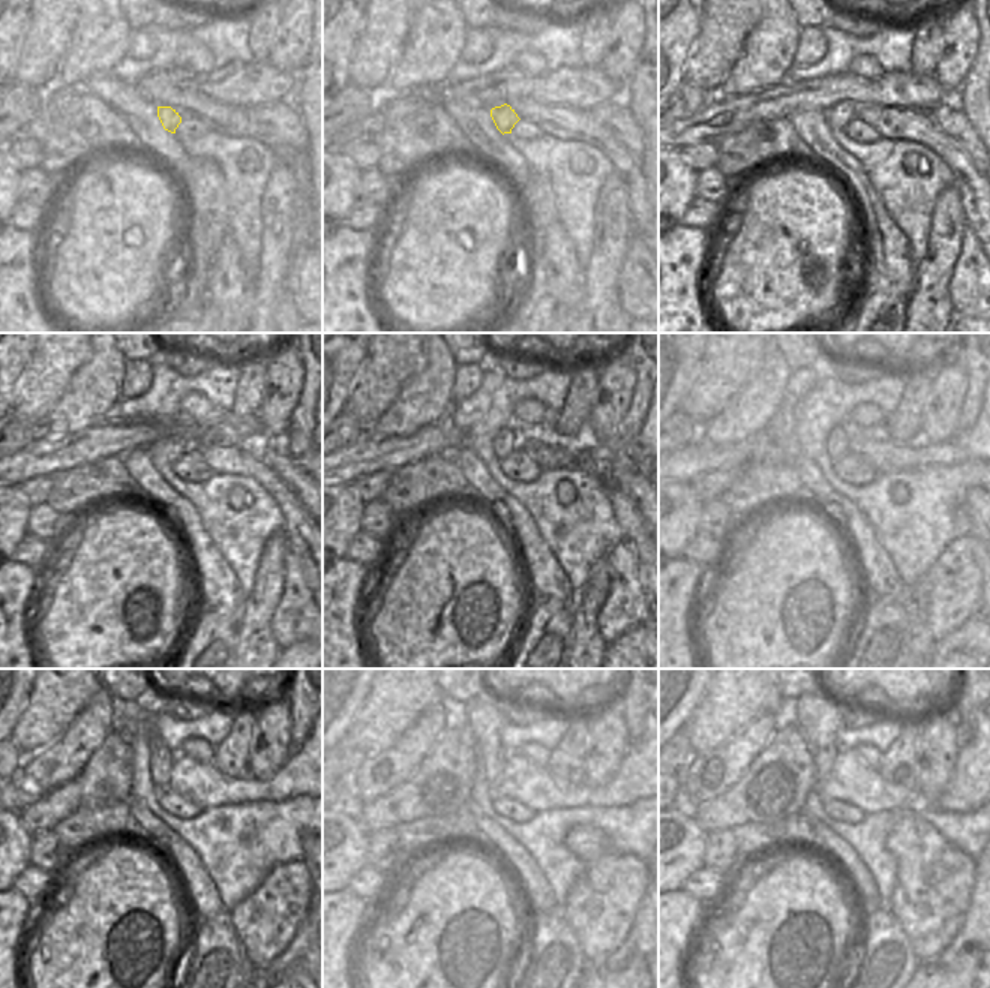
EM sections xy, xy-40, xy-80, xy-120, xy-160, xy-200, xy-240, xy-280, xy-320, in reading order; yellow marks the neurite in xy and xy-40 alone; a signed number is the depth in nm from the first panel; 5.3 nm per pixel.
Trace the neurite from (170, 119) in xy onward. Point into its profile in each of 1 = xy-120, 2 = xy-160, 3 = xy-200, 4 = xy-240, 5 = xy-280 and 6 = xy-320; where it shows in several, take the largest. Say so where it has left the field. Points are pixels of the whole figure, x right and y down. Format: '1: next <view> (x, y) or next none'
1: next xy-120 (173, 449)
2: next xy-160 (507, 440)
3: next xy-200 (837, 440)
4: next xy-240 (161, 759)
5: next xy-280 (483, 718)
6: next xy-320 (818, 718)

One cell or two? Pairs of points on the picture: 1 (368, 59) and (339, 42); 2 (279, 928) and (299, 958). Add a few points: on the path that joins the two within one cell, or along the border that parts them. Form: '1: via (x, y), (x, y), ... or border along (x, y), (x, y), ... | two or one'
1: border along (363, 15), (363, 32), (350, 60), (348, 81) | two
2: border along (306, 915), (293, 940), (266, 967) | two

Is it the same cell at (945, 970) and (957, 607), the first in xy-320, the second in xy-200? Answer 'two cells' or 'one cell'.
two cells

